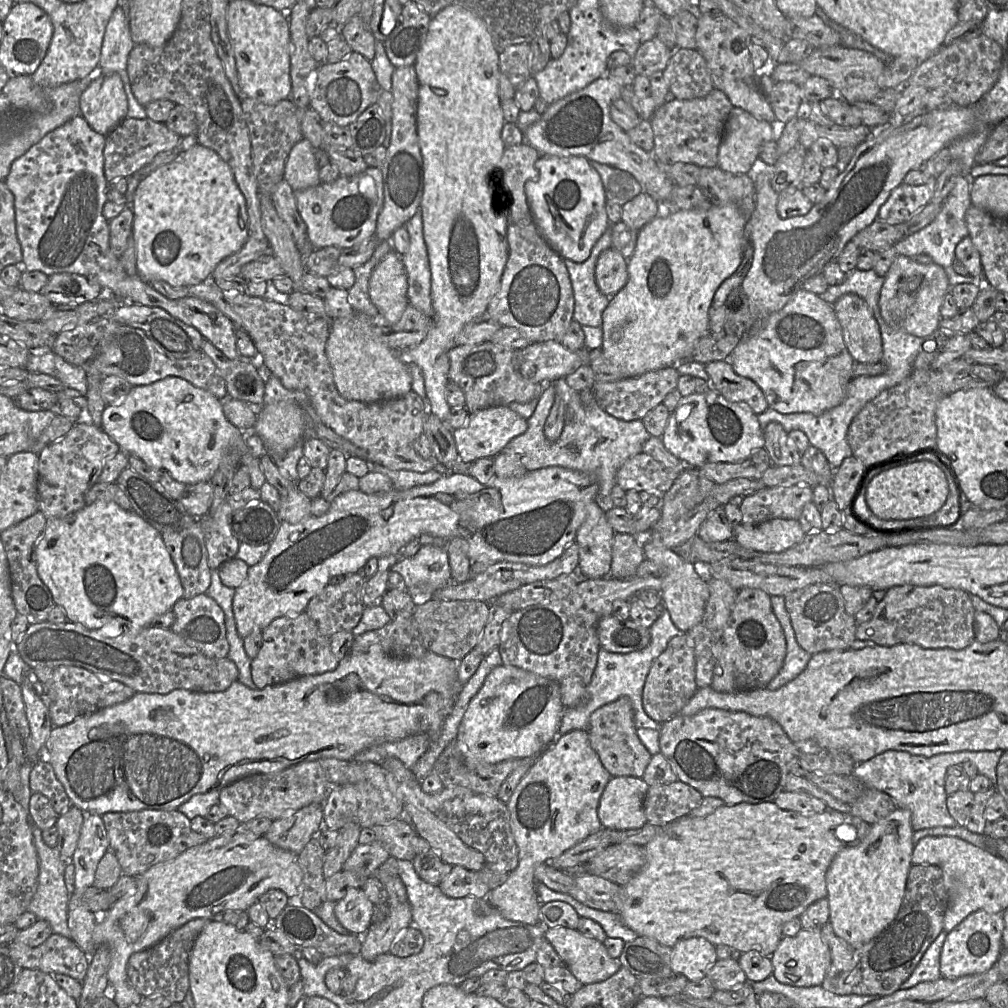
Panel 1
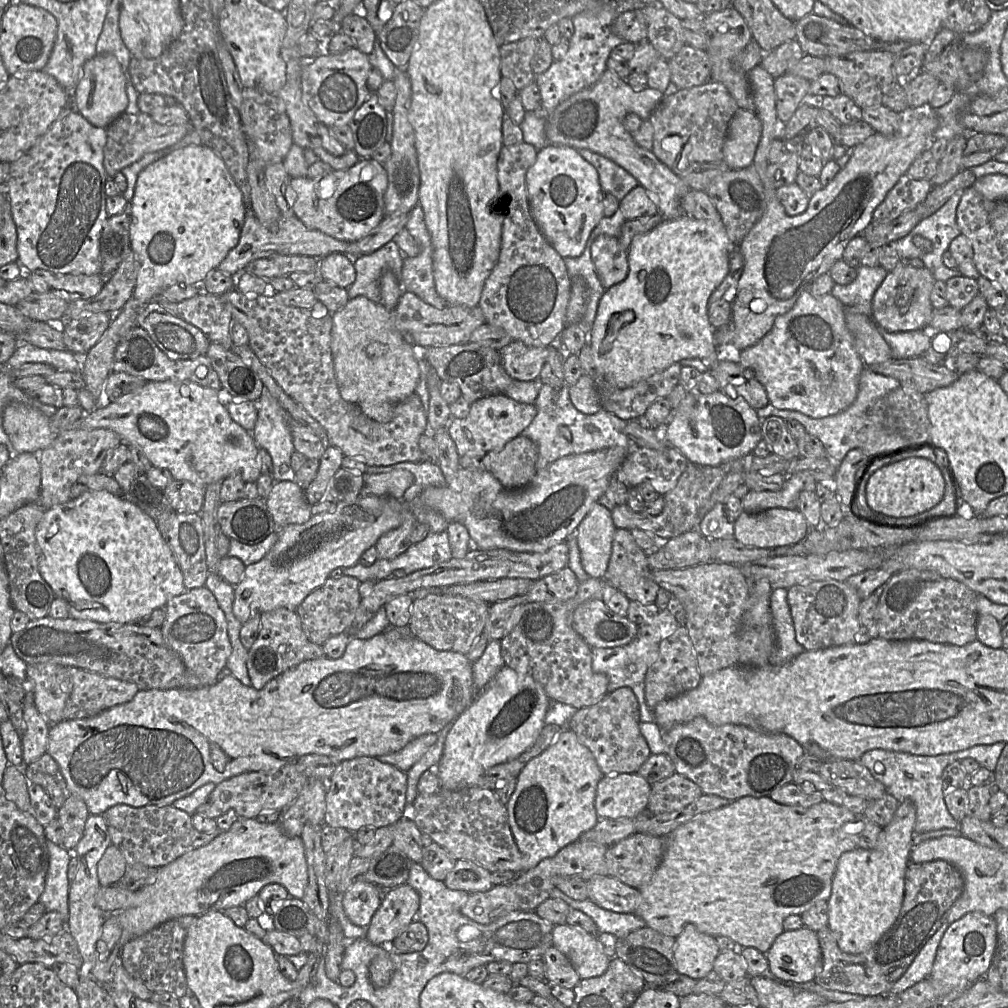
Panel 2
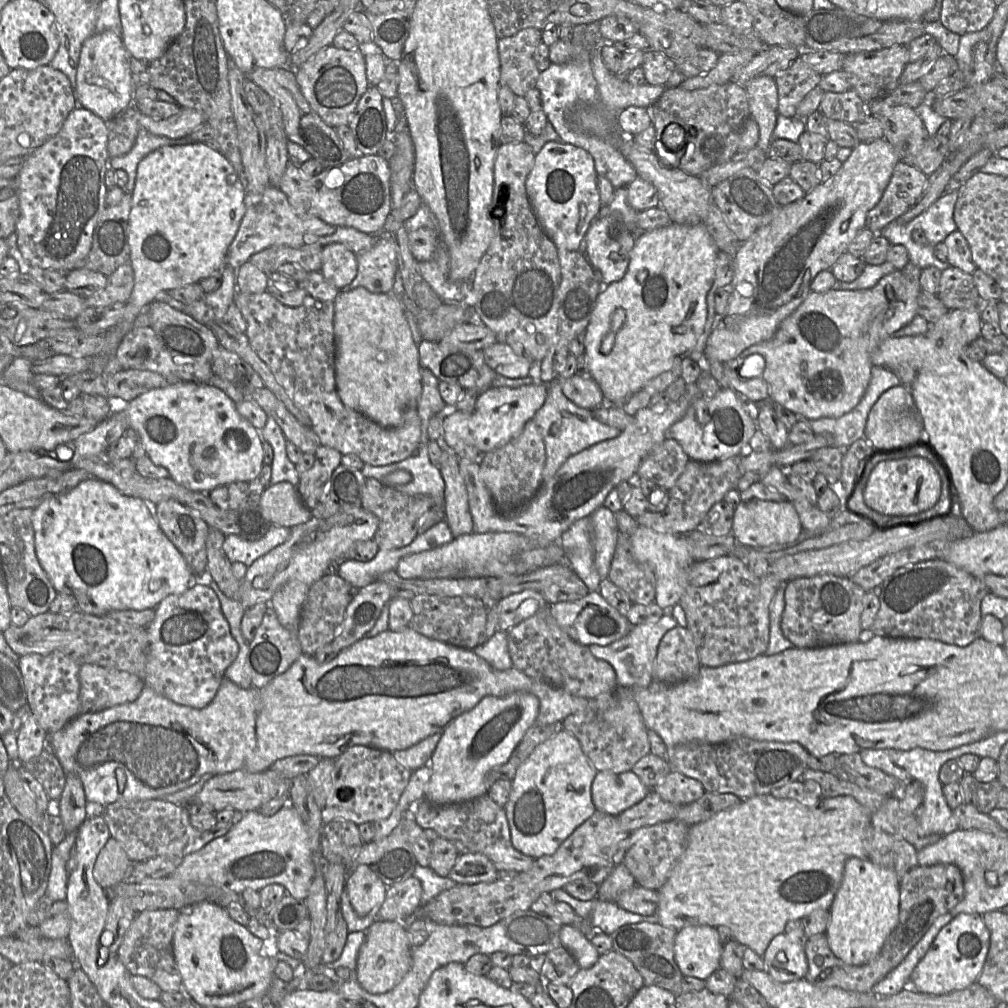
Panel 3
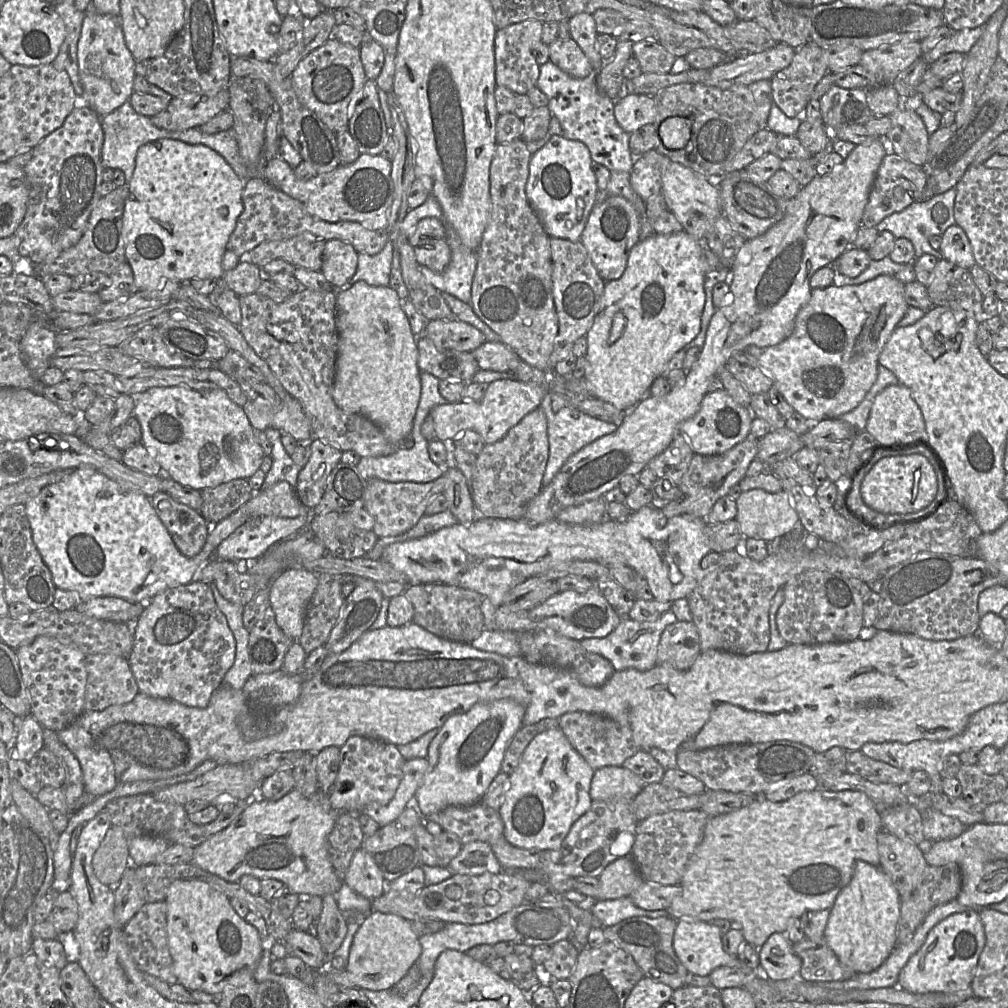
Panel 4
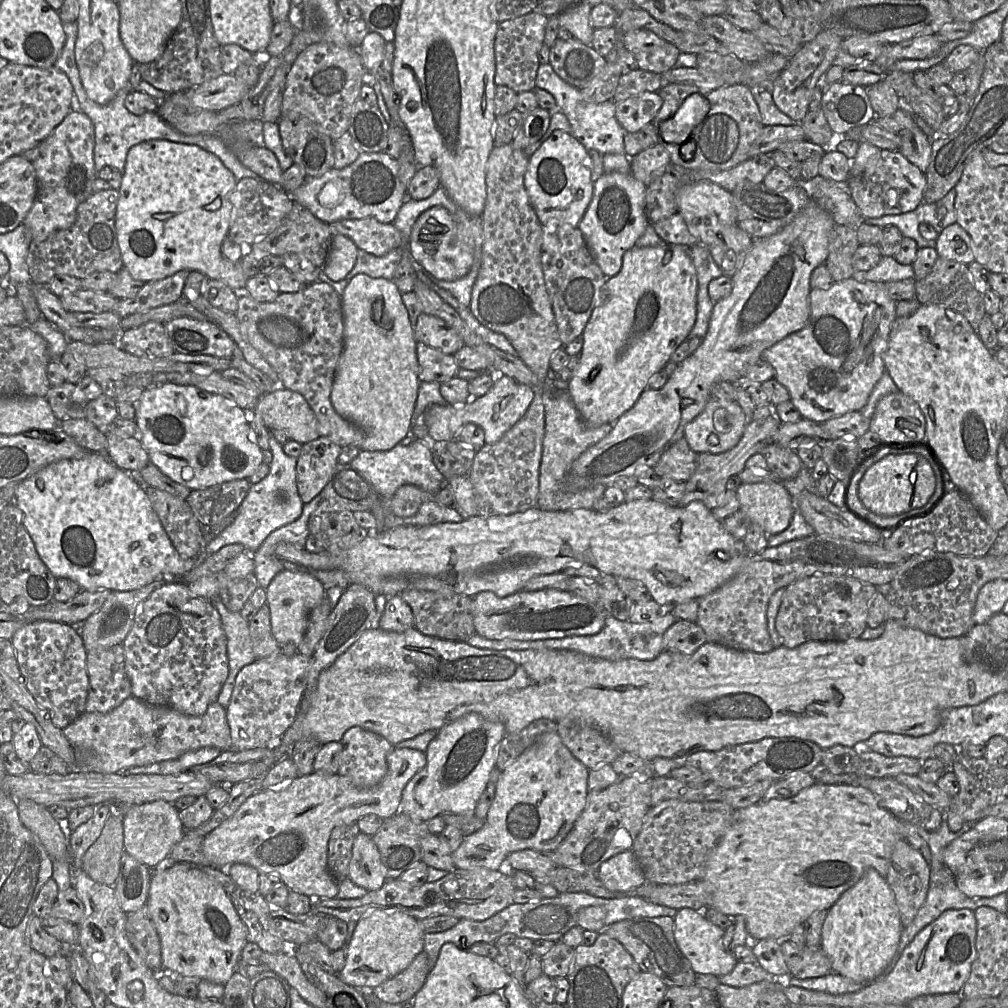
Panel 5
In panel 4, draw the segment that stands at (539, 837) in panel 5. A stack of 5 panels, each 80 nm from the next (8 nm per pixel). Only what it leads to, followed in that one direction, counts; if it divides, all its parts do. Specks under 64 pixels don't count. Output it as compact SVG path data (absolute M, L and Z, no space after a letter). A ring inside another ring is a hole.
M560 728L549 729L536 735L526 747L516 769L509 775L509 785L498 809L506 840L523 849L559 849L573 823L591 807L589 790L593 775L594 769L574 749ZM483 841L462 845L459 854L451 860L448 867L453 874L462 875L480 875L485 872L497 874L502 871L491 846Z

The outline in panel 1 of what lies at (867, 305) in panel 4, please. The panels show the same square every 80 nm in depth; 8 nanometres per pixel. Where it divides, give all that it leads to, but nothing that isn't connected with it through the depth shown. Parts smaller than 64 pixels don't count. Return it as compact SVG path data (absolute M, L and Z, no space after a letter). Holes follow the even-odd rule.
M897 255L880 291L880 314L893 329L927 337L939 328L940 308L950 288L947 274L940 265L920 264L911 257ZM800 289L781 310L772 313L767 320L765 320L765 326L762 329L758 329L757 332L747 334L737 344L730 354L729 362L738 375L751 379L761 388L767 399L769 407L773 408L774 410L777 410L782 414L811 413L814 415L820 415L825 411L838 406L844 400L846 396L846 387L852 380L852 369L855 360L851 356L845 344L842 327L837 319L834 306L823 300L818 295L808 292L804 289Z

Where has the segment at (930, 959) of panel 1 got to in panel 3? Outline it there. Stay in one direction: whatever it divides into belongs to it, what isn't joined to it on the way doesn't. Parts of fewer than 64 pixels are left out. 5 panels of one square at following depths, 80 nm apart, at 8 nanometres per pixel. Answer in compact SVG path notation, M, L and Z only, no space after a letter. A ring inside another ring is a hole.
M949 912L939 916L903 961L875 984L871 991L882 995L895 995L901 992L908 985L914 968L924 957L939 931L953 918Z

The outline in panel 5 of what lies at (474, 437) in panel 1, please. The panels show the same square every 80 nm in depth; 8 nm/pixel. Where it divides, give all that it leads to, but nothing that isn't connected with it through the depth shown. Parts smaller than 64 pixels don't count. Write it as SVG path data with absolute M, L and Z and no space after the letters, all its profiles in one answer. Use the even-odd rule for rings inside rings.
M494 372L494 384L481 397L471 397L461 405L431 405L424 413L424 423L428 436L436 442L447 443L454 439L457 431L467 423L474 423L484 431L485 443L498 442L526 413L534 398L534 391L529 386L519 383L502 372Z

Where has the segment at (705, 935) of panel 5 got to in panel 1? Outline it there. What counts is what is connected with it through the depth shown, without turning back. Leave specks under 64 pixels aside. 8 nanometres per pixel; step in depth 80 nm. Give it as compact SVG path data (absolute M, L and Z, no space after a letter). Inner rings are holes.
M703 937L681 939L672 947L671 970L674 974L684 975L689 981L705 977L716 961L715 945Z

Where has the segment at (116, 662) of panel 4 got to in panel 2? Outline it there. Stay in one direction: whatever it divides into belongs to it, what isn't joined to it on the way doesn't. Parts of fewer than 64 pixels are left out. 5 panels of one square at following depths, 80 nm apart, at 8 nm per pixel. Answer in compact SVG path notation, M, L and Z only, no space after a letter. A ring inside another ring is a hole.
M71 667L69 672L72 691L63 711L63 720L95 716L113 706L129 702L140 690L133 682L84 669Z

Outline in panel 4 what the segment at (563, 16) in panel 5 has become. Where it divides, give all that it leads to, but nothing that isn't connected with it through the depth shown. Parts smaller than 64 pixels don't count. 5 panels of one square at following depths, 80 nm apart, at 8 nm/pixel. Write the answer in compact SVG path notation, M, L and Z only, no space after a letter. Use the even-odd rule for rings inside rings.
M579 13L568 19L568 25L572 39L579 45L589 59L594 76L603 65L602 58L597 45L597 31L592 14Z

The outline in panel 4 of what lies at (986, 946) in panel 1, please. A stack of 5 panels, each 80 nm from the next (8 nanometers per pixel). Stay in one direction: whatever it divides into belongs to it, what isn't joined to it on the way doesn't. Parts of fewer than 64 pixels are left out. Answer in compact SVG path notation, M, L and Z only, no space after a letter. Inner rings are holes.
M968 910L954 913L936 924L921 948L900 971L897 987L912 994L953 993L970 987L986 937L979 913Z

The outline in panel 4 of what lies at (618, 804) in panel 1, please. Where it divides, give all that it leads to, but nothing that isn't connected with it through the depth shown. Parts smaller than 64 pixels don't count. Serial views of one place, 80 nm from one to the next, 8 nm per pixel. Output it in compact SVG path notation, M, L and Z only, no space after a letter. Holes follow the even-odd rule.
M605 766L594 770L589 794L592 801L634 798L644 785L636 774L623 766Z

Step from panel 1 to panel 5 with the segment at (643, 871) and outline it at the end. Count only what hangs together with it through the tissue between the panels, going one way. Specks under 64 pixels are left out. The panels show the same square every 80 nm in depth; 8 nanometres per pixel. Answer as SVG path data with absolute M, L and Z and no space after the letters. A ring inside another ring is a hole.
M815 783L802 789L797 795L786 799L760 801L746 808L735 809L733 822L711 851L702 880L712 887L710 905L729 917L741 915L745 918L750 942L766 938L783 940L788 938L794 927L802 924L815 911L829 910L840 895L852 887L869 868L875 869L886 878L896 842L902 839L902 822L882 805L882 801L869 789L856 785L825 785Z

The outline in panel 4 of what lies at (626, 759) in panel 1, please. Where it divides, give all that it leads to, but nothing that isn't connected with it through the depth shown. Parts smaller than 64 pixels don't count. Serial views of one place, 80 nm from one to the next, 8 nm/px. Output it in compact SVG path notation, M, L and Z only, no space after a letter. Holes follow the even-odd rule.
M584 711L567 712L559 718L559 728L574 749L594 770L605 766L622 766L640 748L636 745L629 725L622 725L606 716Z

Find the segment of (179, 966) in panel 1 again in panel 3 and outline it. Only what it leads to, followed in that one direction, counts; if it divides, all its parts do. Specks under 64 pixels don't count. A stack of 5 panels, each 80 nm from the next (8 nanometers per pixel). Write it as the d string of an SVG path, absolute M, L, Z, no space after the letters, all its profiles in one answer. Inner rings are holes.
M177 909L144 910L136 913L118 949L118 957L131 975L150 979L164 992L177 992L182 984L172 947L178 916Z

